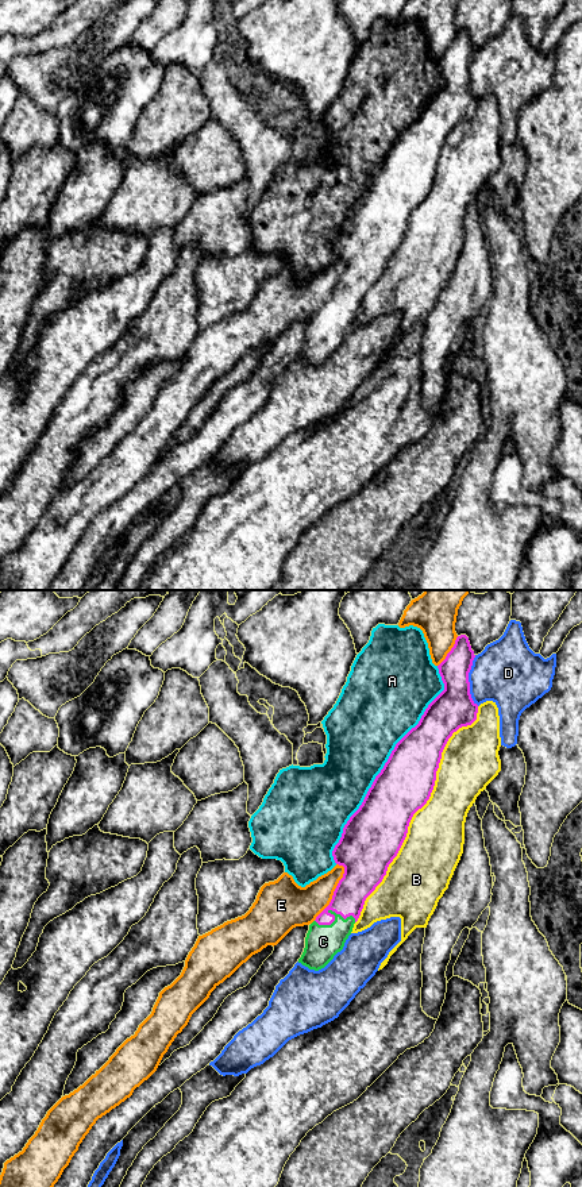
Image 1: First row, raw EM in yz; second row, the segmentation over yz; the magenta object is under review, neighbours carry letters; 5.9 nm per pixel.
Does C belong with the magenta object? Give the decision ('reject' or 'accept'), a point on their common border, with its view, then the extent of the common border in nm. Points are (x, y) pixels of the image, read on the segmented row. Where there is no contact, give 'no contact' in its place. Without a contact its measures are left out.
accept | yz (334, 916) | 240 nm

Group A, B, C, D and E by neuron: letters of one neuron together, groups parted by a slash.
A / B / C / D / E

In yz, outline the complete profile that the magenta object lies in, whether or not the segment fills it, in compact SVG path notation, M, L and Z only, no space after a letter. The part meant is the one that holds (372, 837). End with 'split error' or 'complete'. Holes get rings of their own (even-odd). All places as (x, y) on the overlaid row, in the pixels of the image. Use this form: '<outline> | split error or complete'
M458 636L446 659L438 666L444 690L428 705L419 724L396 744L362 805L344 825L342 837L332 851L335 863L344 867L343 878L329 905L309 925L305 948L298 959L298 963L309 970L324 968L343 949L366 898L382 882L389 864L397 856L413 814L429 799L448 739L459 728L477 720L478 705L471 698L469 682L474 658L469 637Z | split error

